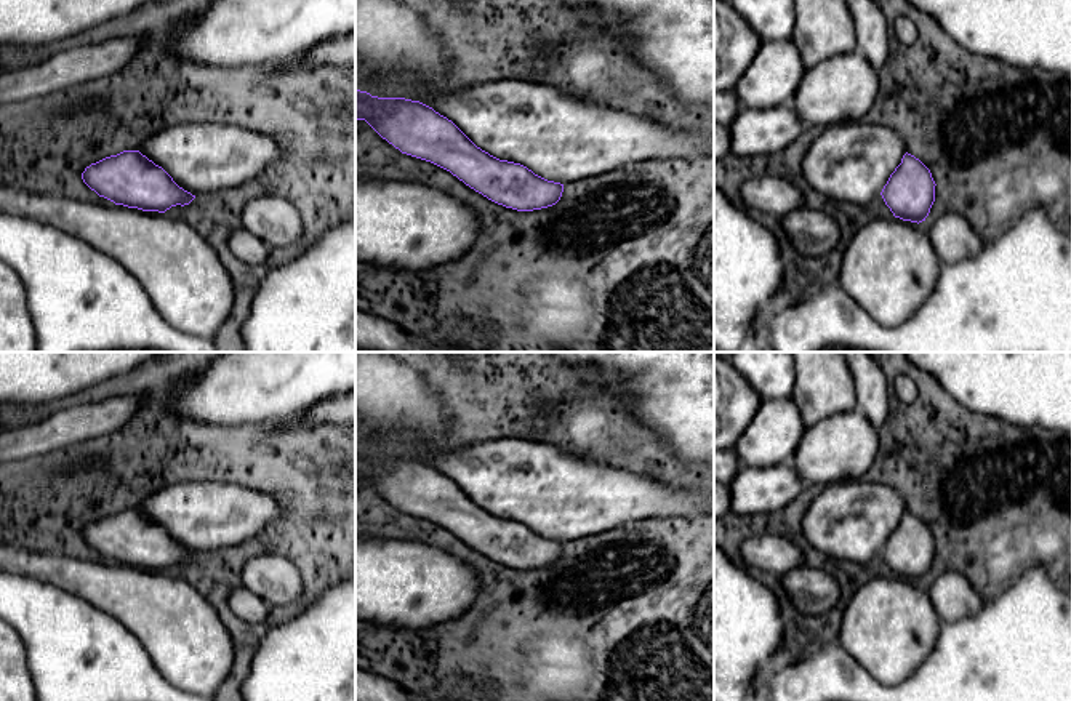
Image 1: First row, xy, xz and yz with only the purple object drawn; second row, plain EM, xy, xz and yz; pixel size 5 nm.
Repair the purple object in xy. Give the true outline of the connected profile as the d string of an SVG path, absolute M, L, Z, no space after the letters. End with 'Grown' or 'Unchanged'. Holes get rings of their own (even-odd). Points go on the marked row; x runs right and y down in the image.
M123 150L91 163L82 179L99 197L142 211L165 213L195 198L139 150Z. Unchanged

